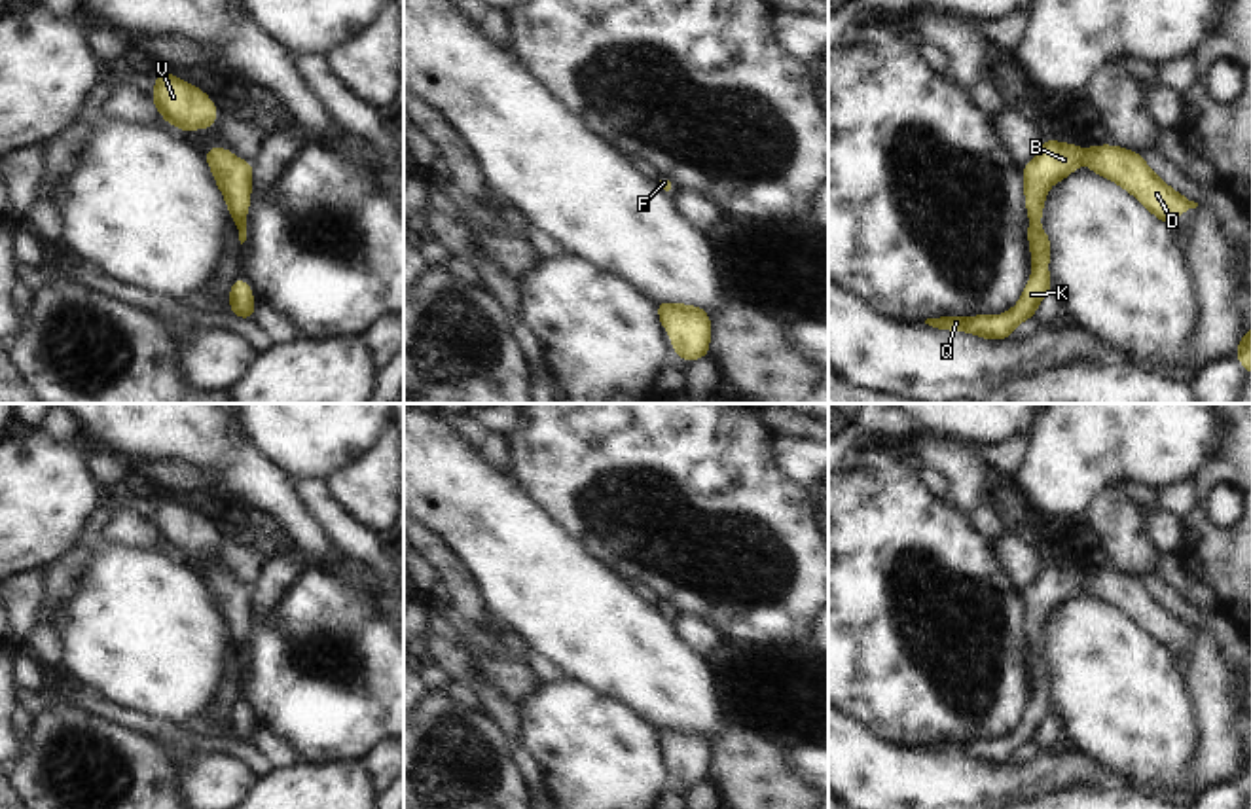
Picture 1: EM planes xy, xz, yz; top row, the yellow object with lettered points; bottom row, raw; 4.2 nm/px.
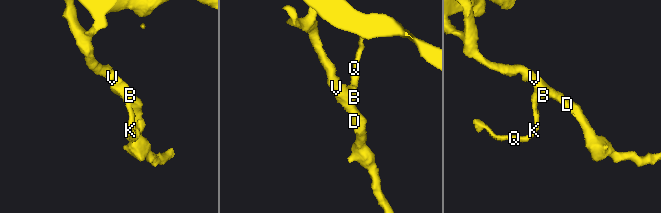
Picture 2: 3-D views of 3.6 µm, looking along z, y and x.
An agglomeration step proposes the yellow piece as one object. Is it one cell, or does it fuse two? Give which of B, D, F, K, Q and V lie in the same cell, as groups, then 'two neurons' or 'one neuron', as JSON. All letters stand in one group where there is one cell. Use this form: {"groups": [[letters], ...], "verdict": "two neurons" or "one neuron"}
{"groups": [["B", "D", "F", "K", "Q", "V"]], "verdict": "one neuron"}

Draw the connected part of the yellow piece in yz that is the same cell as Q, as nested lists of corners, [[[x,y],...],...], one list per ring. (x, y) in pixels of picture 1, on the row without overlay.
[[[1044,563],[1042,576],[1024,589],[1025,631],[1029,637],[1027,663],[1031,667],[1033,699],[1027,707],[1020,728],[1001,741],[942,741],[927,743],[925,748],[934,754],[974,756],[978,762],[1006,764],[1012,754],[1025,743],[1031,743],[1039,726],[1050,718],[1048,709],[1048,657],[1041,656],[1039,640],[1044,637],[1042,627],[1046,614],[1065,604],[1079,589],[1088,587],[1092,597],[1120,608],[1135,620],[1156,642],[1175,648],[1177,640],[1198,627],[1185,623],[1168,612],[1147,589],[1143,580],[1118,570],[1092,570],[1079,574],[1075,568],[1058,568]]]

